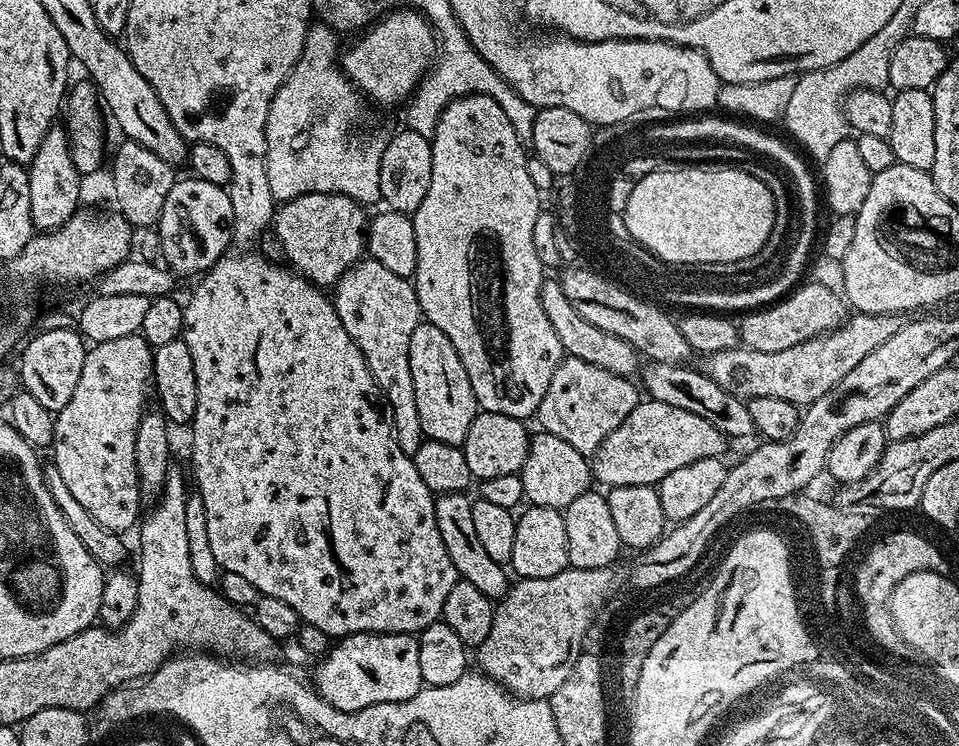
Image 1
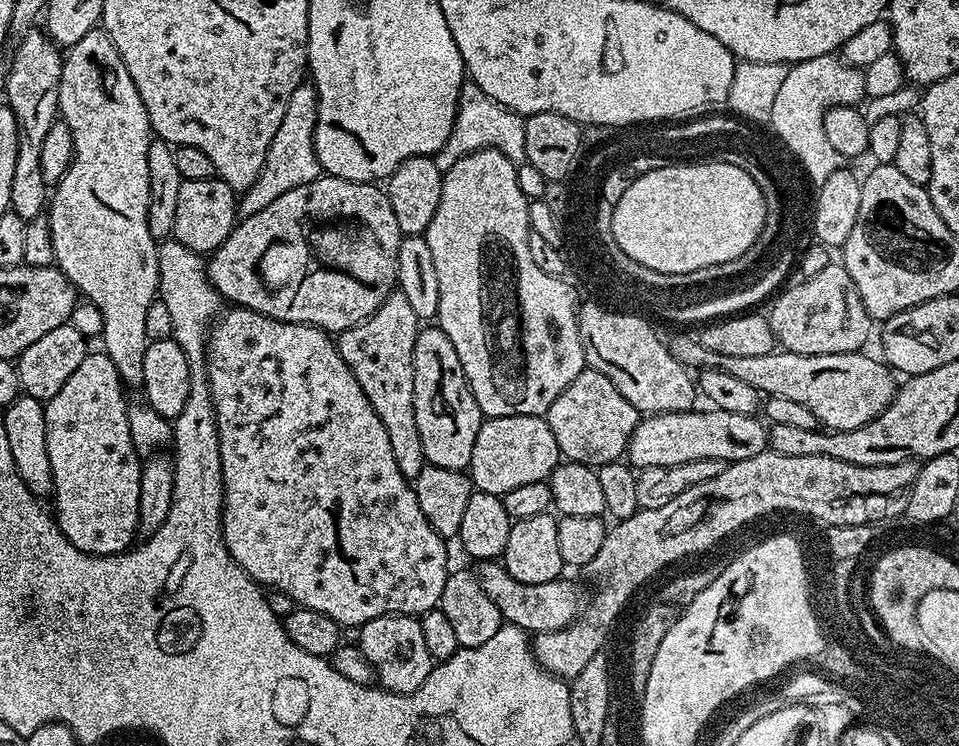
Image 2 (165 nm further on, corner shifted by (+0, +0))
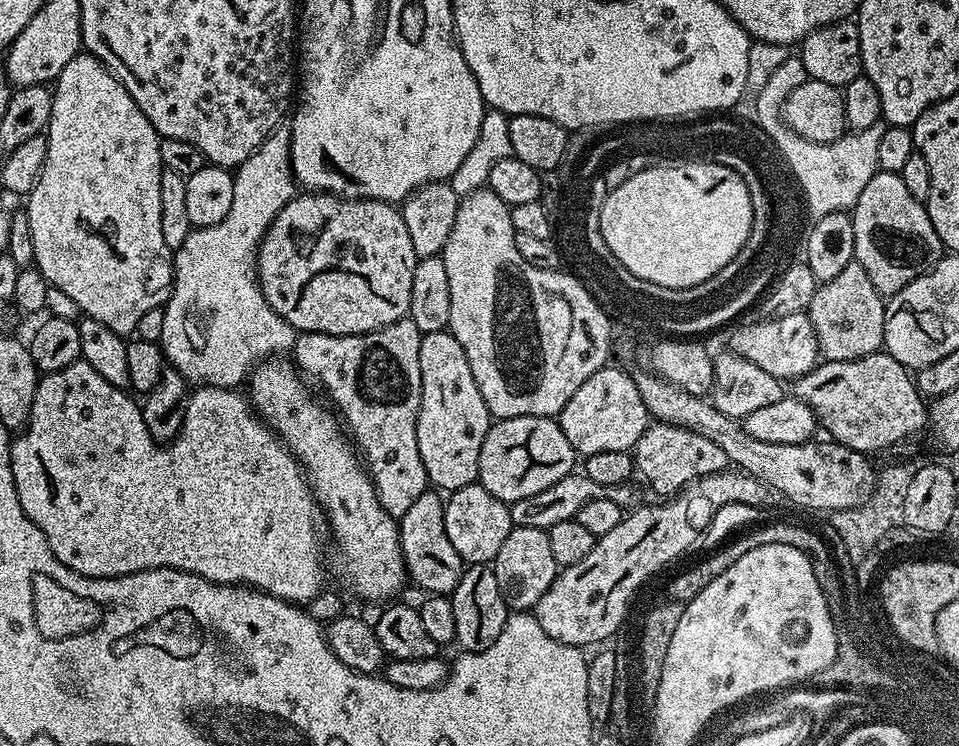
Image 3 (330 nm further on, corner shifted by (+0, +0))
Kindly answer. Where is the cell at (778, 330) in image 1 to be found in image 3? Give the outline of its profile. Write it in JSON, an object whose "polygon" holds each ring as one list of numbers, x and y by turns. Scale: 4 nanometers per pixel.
{"polygon":[[858,263,847,264,830,282,819,285,808,307,808,317,824,360,857,360,884,348,886,300]]}

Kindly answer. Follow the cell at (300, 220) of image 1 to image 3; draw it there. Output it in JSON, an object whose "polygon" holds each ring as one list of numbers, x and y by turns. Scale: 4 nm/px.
{"polygon":[[301,191,274,218,256,251,256,279,266,302,297,333,317,332,357,336,408,316,417,257,406,231,404,213,384,200,334,196,331,192]]}

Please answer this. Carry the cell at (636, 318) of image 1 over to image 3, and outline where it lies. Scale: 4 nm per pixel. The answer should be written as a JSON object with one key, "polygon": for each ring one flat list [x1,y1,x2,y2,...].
{"polygon":[[881,350,857,360,824,360,794,381,794,395,806,402,816,415,819,427,824,428,837,444,850,446,865,454,884,452,895,444,911,438,915,432,923,433,928,423,928,408,925,397,916,391,913,373,900,364,887,351]]}

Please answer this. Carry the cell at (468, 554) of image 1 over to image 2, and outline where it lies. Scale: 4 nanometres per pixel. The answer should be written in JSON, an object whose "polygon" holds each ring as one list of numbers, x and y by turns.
{"polygon":[[480,562,474,568,478,582,486,593,486,598,498,606,501,621,518,626,523,632,553,632,565,628,576,619,582,608,582,599,567,578,550,582,518,582,504,569,500,562]]}

